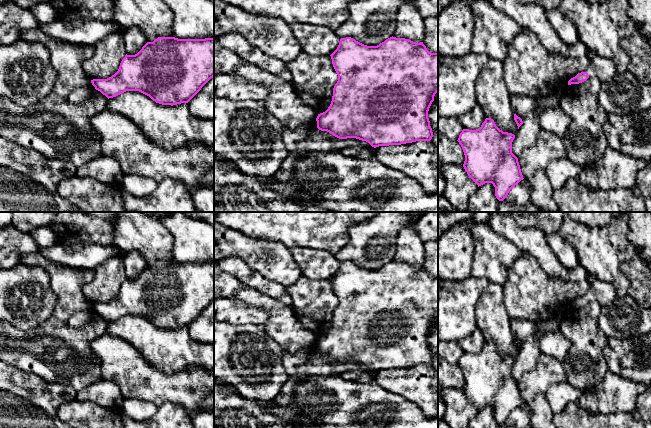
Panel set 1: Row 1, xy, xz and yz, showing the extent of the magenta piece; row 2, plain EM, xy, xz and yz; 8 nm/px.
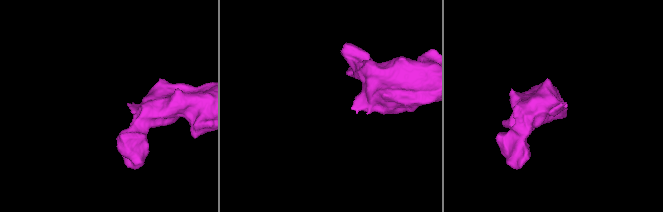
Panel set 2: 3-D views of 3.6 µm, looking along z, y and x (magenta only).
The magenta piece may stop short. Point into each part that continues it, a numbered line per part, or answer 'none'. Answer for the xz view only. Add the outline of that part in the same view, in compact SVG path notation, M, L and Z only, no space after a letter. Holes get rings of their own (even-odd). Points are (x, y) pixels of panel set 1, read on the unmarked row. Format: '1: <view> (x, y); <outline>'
none

